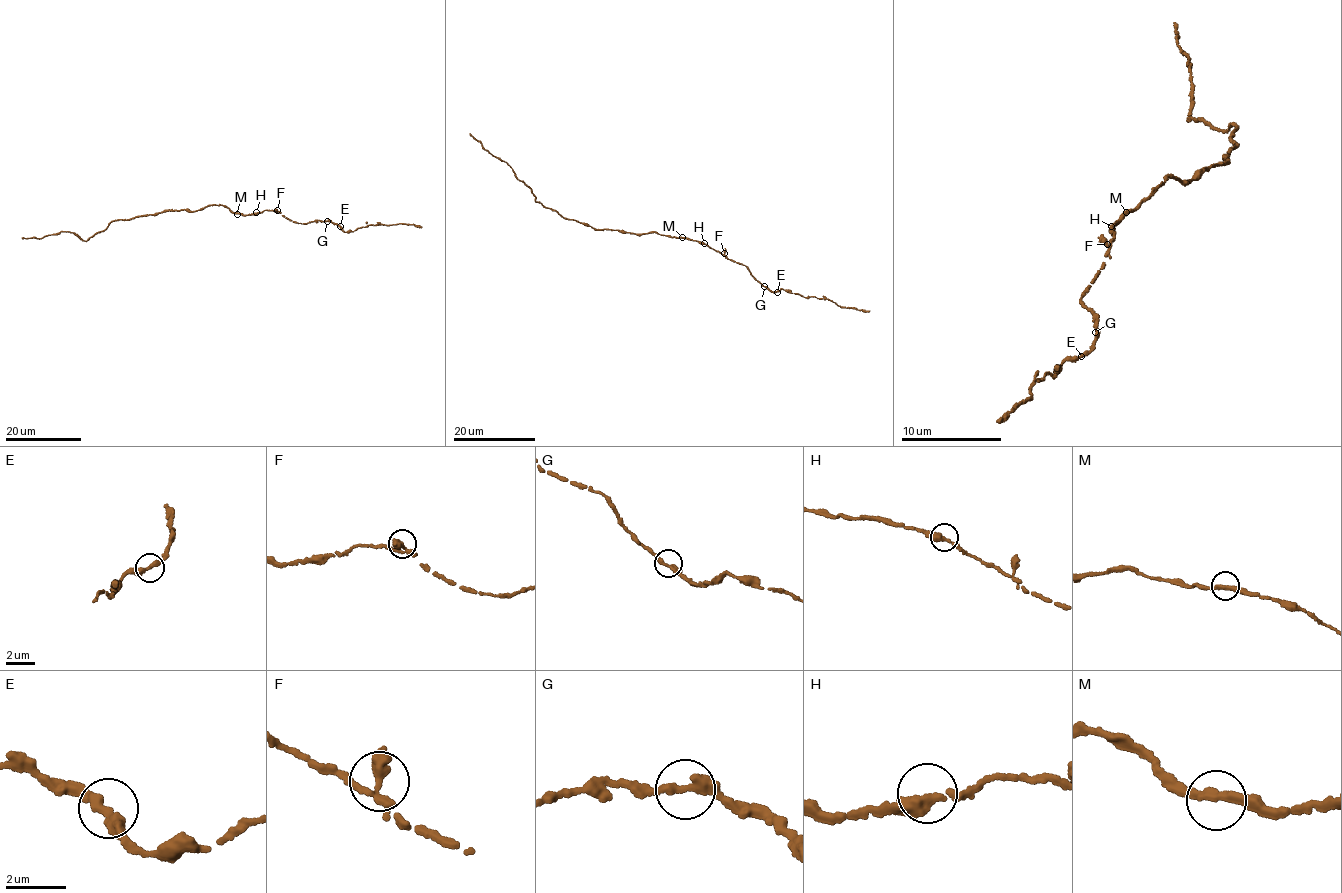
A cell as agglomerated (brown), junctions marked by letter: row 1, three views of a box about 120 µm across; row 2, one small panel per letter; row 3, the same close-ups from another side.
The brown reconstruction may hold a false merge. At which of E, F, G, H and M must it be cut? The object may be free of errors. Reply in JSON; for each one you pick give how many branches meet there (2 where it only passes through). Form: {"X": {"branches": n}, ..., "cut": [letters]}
{"cut": []}

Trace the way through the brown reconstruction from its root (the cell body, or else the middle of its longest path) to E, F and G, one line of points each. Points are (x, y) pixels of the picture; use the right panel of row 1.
E: (1159, 186), (1109, 230), (1115, 232), (1104, 263), (1081, 299), (1093, 315), (1096, 333), (1094, 345), (1081, 355)
F: (1159, 186), (1109, 230), (1111, 234), (1115, 232), (1108, 247), (1107, 244)
G: (1159, 186), (1109, 230), (1111, 234), (1115, 232), (1104, 263), (1081, 299), (1093, 315), (1095, 332)

